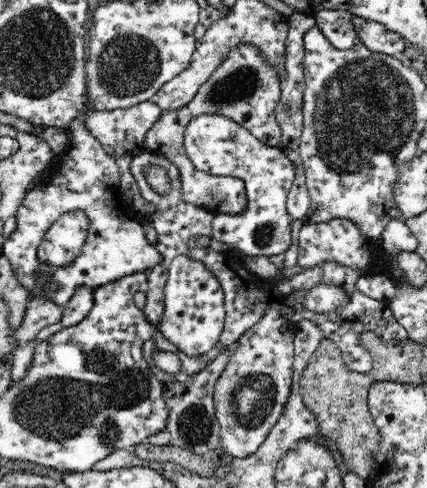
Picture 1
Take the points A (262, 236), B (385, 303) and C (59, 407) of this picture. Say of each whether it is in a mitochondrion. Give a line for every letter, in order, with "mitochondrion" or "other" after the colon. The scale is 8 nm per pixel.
A: mitochondrion
B: other
C: mitochondrion

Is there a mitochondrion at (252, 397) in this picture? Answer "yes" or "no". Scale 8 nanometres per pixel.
yes

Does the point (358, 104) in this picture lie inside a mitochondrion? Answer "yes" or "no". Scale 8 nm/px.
yes

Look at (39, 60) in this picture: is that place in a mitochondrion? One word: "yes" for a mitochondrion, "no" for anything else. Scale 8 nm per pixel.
yes

